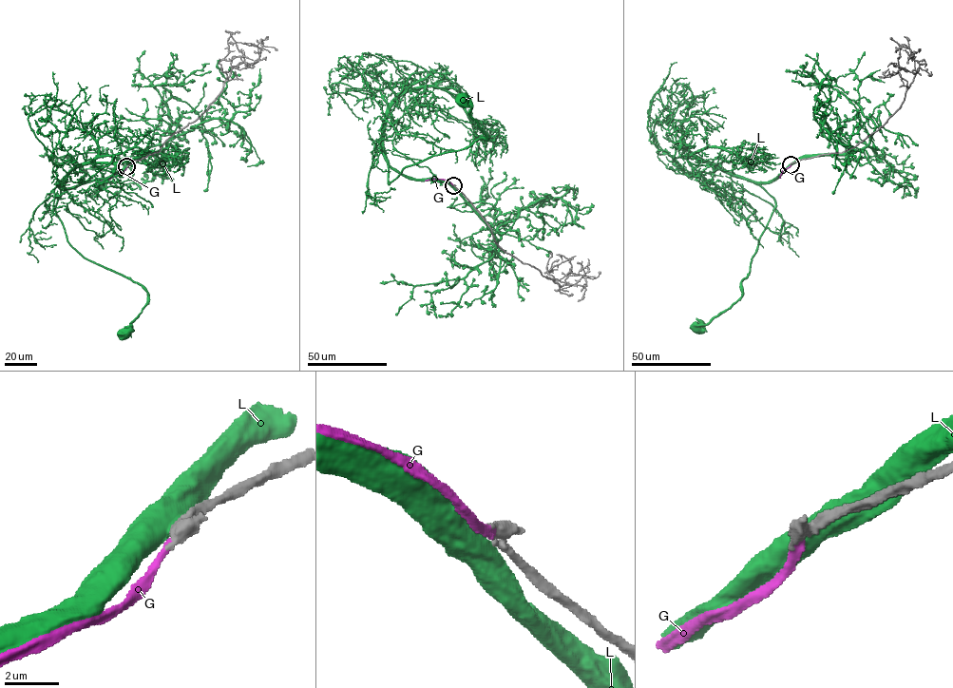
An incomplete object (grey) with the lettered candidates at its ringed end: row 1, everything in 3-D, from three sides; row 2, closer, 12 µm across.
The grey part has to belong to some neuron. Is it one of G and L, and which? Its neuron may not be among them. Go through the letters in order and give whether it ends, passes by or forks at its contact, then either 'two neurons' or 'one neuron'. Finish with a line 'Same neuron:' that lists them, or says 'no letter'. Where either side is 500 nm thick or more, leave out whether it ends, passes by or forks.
G: it ends; one neuron
L: two neurons
Same neuron: G

